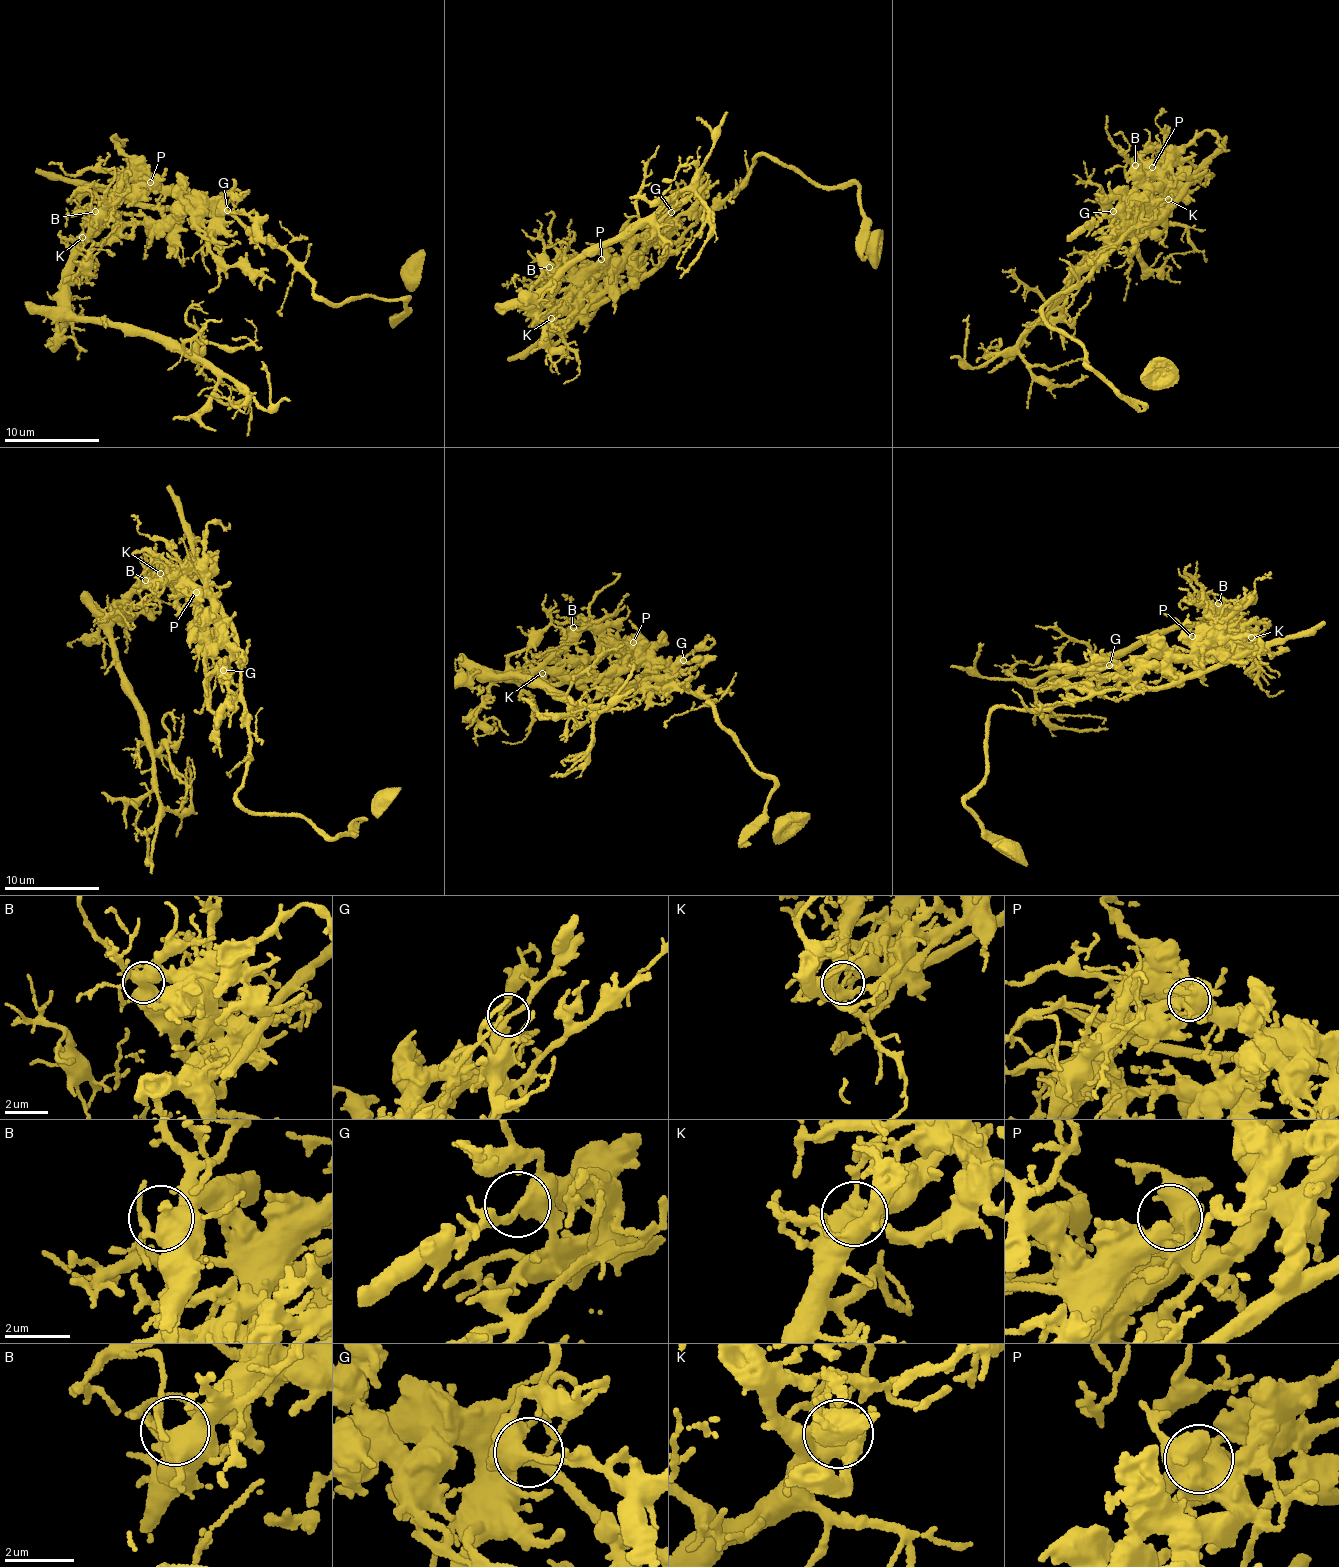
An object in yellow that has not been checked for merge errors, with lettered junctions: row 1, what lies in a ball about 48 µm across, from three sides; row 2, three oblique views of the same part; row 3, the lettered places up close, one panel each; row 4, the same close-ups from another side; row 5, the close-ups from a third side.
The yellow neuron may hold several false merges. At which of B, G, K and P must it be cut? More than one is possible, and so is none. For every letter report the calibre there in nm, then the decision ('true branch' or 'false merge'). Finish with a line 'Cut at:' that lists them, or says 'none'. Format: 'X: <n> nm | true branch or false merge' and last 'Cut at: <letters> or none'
B: 550 nm | true branch
G: 400 nm | true branch
K: 360 nm | false merge
P: 500 nm | true branch
Cut at: K

